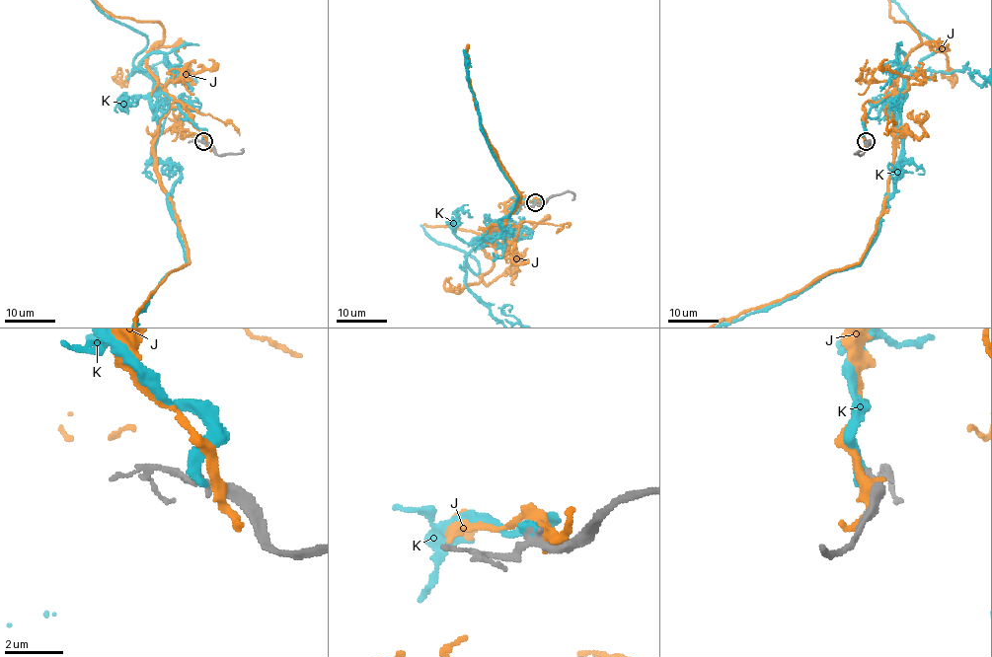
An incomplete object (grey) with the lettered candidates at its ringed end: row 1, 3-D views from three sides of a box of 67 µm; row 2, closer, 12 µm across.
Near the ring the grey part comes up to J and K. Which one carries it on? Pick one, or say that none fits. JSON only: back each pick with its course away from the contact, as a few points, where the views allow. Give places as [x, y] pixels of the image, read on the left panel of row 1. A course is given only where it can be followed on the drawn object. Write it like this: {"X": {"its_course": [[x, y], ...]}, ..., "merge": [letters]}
{"merge": ["K"]}

